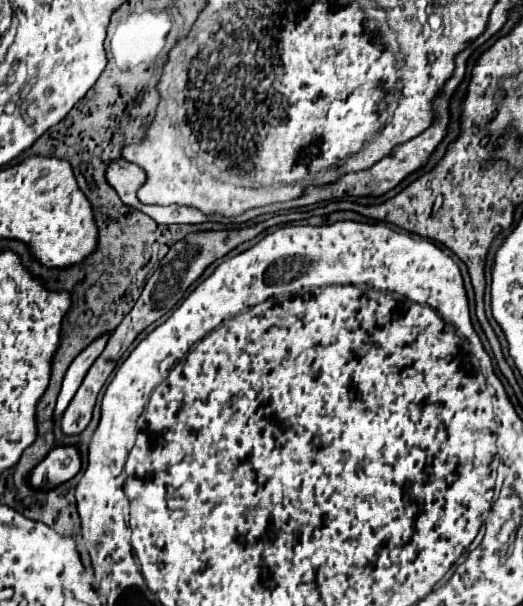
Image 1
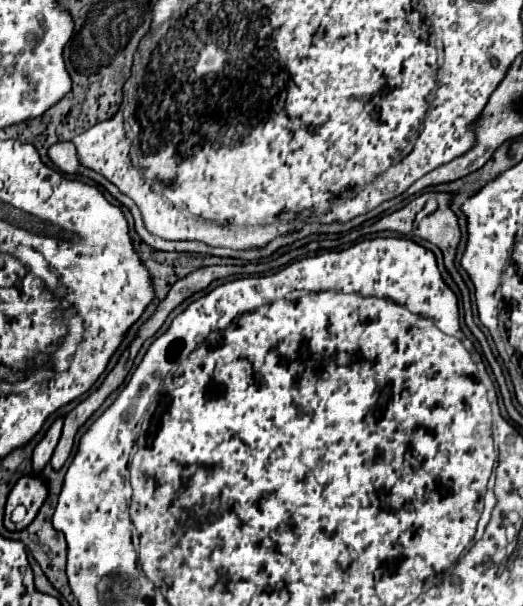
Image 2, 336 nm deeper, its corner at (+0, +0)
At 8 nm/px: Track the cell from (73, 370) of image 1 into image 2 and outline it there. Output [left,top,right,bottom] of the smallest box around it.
[32,418,64,474]

